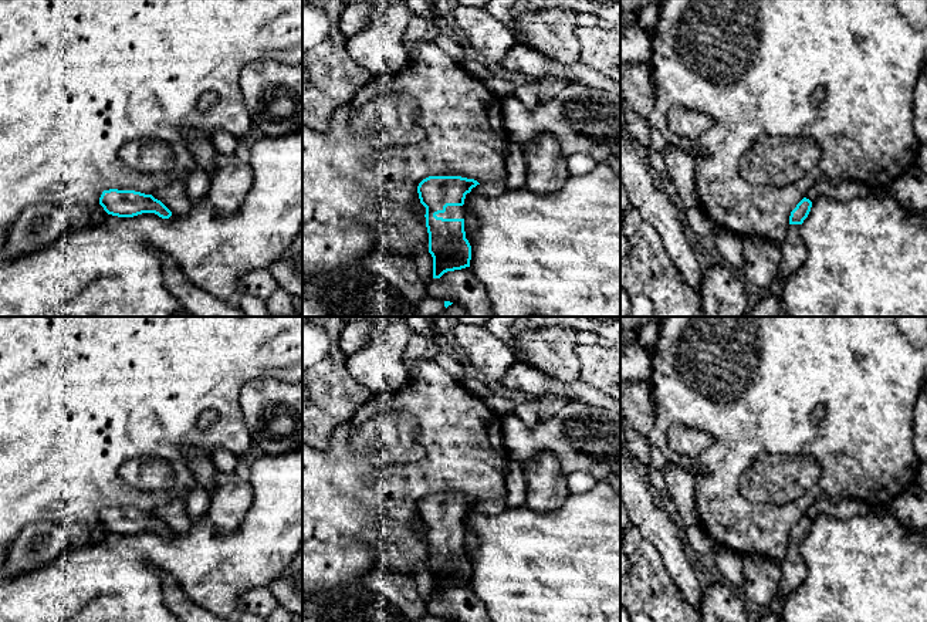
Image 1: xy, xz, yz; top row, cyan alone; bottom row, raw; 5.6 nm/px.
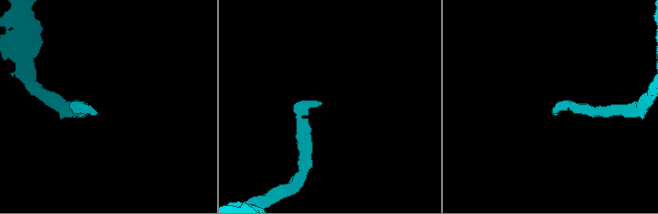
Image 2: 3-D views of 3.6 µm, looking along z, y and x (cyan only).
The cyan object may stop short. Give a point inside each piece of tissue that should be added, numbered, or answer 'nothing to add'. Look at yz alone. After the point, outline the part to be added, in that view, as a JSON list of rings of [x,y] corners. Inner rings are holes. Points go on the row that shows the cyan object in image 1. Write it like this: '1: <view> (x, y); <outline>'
1: yz (794, 253); [[[789,224],[788,233],[779,249],[782,261],[777,278],[786,283],[808,257],[808,250],[801,237],[801,224]]]

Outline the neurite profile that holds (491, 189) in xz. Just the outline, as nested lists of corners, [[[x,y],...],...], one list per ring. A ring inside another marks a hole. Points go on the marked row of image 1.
[[[498,180],[498,182],[486,182],[480,183],[476,187],[471,189],[471,193],[481,195],[481,196],[501,196],[507,192],[507,182]]]

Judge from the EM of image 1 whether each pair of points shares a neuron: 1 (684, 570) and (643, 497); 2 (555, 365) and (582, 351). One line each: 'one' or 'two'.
1: one
2: two

